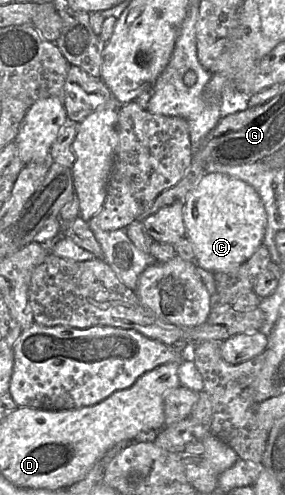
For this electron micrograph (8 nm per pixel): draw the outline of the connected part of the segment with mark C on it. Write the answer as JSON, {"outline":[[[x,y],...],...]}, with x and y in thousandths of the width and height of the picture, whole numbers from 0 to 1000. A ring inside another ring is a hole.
{"outline":[[[719,349],[642,410],[653,477],[677,495],[691,537],[804,549],[863,529],[923,489],[937,432],[898,384],[775,349]]]}

